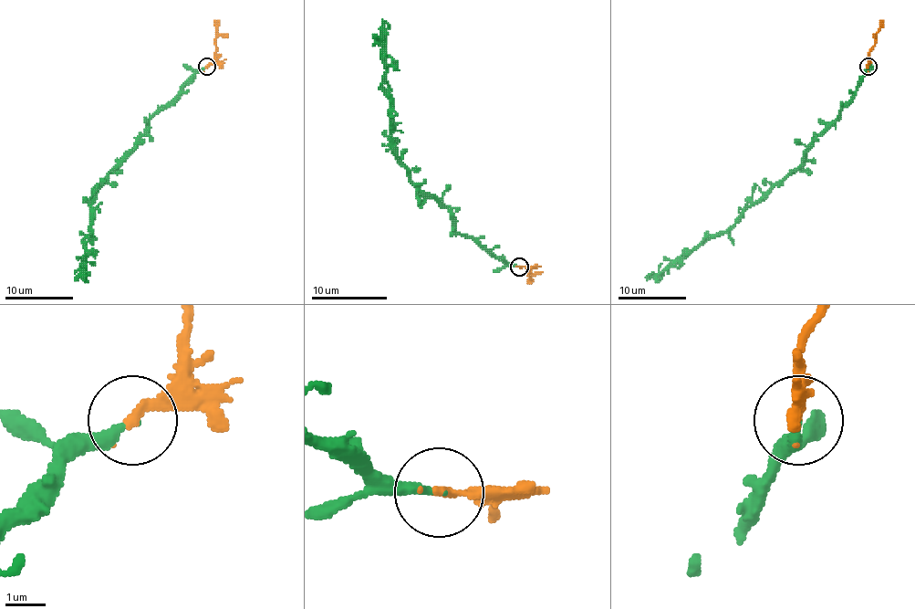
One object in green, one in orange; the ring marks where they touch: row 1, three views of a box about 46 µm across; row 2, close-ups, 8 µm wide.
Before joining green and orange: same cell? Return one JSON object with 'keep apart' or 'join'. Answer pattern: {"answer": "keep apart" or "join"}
{"answer": "join"}

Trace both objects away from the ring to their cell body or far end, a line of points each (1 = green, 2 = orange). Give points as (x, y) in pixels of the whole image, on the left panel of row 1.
1: (207, 66), (150, 119), (150, 129), (109, 175), (93, 199), (83, 277)
2: (207, 66), (213, 59), (217, 20)

